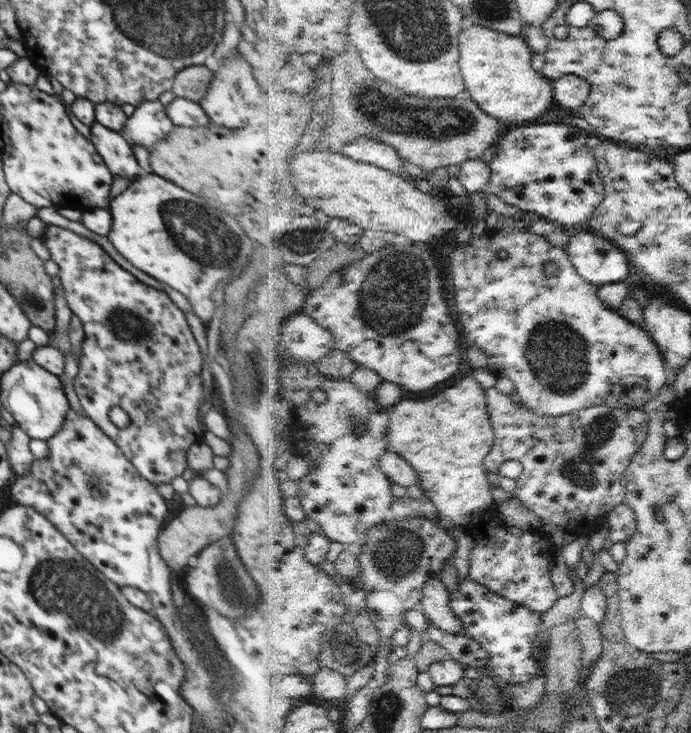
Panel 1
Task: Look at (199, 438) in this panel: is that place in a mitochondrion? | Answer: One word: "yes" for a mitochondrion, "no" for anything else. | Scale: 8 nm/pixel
no

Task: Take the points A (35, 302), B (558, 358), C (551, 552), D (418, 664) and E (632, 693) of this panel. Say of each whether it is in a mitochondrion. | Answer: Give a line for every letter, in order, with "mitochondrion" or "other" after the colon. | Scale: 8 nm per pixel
A: mitochondrion
B: mitochondrion
C: other
D: other
E: mitochondrion

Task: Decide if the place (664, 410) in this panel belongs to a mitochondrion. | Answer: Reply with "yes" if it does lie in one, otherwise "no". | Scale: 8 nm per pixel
no

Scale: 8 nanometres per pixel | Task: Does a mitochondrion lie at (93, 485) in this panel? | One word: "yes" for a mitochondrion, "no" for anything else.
yes

